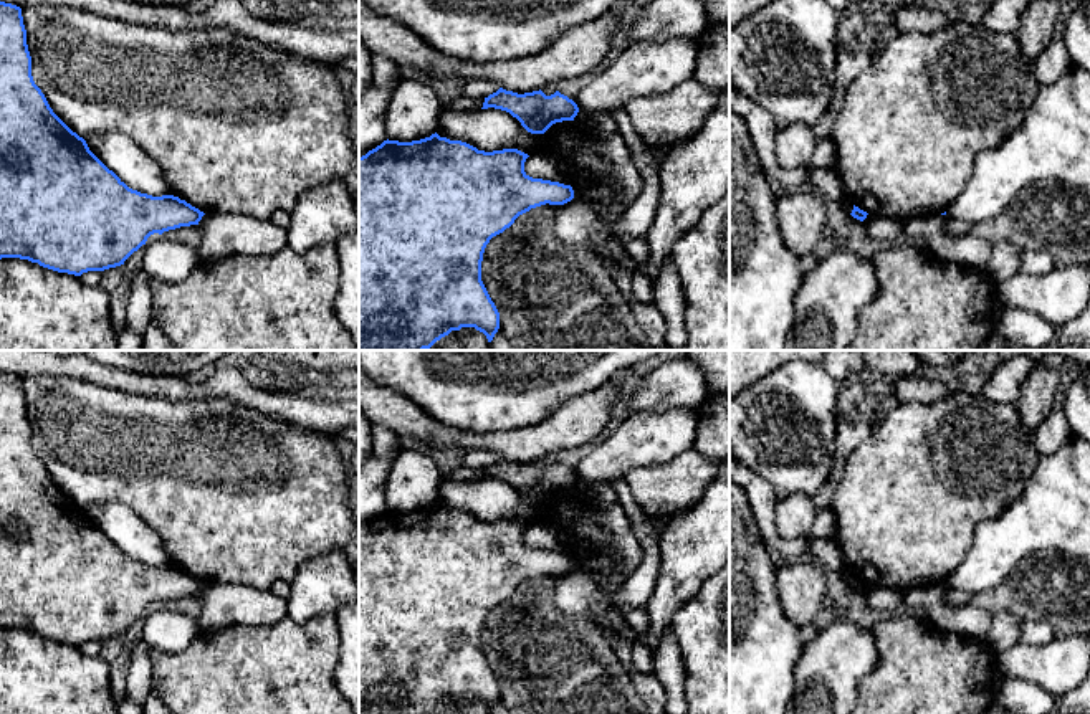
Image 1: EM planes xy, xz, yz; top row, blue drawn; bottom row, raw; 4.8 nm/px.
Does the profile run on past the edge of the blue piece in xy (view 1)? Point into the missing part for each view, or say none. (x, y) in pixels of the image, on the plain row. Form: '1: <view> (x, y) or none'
1: none

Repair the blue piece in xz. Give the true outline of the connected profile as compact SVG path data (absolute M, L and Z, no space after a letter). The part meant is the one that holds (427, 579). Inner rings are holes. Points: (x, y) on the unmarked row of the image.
M437 502L412 512L387 509L359 527L359 714L435 714L452 701L460 701L461 697L475 697L486 706L488 712L493 711L500 699L500 683L481 651L481 631L486 615L531 578L546 574L564 575L574 569L571 555L529 547L524 542L528 527L528 524L518 519L478 521L466 512L440 507Z

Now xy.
M0 372L0 630L20 628L81 646L124 631L154 603L198 595L205 583L174 565L152 567L129 559L50 478L31 446L22 378Z

